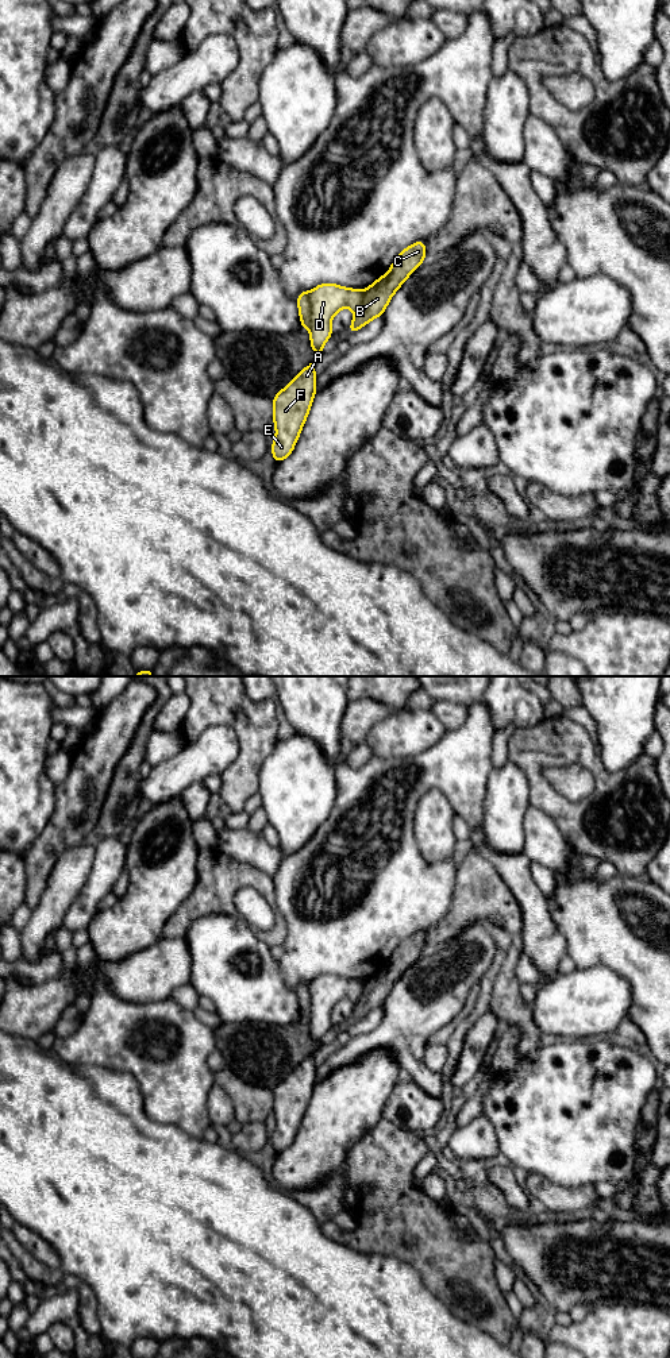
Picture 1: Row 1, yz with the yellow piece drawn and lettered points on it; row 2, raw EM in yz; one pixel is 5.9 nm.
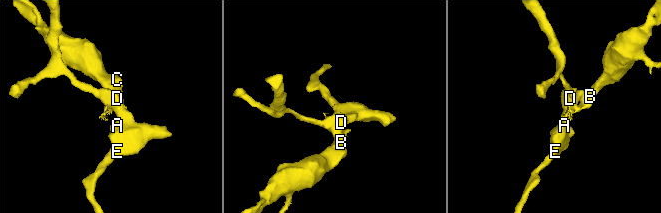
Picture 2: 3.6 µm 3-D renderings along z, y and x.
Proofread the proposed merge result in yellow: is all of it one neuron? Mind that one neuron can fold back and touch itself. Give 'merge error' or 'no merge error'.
merge error

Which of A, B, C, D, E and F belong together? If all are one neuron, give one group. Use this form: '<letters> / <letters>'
A D E F / B C

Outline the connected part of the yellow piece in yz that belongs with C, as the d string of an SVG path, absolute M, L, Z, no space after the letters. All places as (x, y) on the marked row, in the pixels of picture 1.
M419 240L400 251L389 271L363 290L363 300L354 310L349 333L365 327L373 319L382 316L389 300L404 281L424 262L426 244Z

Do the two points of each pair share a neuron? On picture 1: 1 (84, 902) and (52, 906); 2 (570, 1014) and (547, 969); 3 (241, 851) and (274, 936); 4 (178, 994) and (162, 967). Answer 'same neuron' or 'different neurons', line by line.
1: different neurons
2: different neurons
3: different neurons
4: different neurons

